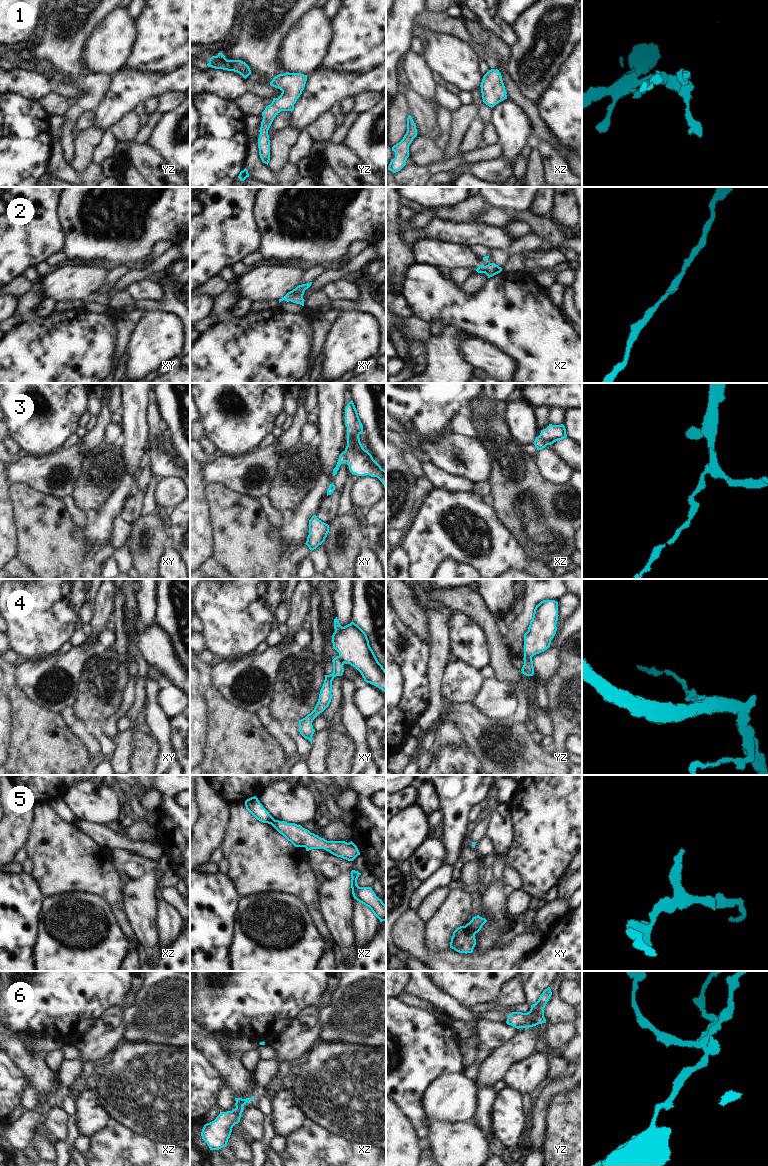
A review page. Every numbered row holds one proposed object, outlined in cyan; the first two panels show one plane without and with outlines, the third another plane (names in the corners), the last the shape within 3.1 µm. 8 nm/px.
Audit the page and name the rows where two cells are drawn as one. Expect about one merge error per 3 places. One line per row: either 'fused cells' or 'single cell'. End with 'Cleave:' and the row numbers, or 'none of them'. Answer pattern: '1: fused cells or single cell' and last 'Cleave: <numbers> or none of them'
1: single cell
2: single cell
3: fused cells
4: fused cells
5: fused cells
6: single cell
Cleave: 3, 4, 5

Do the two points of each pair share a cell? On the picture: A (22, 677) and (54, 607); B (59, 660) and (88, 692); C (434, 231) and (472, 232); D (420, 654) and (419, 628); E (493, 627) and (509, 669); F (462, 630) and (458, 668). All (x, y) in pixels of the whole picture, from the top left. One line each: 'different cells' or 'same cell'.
A: different cells
B: different cells
C: same cell
D: different cells
E: same cell
F: different cells

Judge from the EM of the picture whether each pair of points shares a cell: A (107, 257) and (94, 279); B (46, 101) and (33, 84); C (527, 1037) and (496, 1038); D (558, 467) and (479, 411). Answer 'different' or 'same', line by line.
A: different
B: different
C: different
D: different

